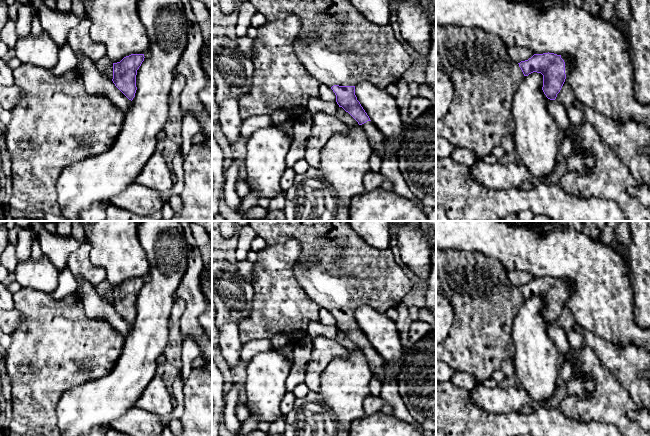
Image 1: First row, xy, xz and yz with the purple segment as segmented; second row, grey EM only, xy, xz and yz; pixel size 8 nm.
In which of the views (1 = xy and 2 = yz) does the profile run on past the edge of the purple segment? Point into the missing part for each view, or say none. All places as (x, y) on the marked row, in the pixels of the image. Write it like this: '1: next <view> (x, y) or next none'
1: next none
2: next yz (477, 62)

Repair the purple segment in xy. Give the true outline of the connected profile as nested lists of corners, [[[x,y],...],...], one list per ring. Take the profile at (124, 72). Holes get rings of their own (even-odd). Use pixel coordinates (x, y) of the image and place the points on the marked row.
[[[131,54],[120,62],[113,63],[113,83],[129,99],[133,100],[137,90],[137,70],[144,61],[144,54]]]

